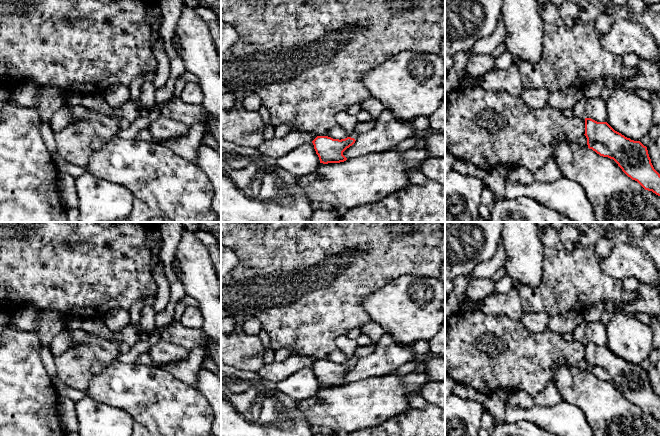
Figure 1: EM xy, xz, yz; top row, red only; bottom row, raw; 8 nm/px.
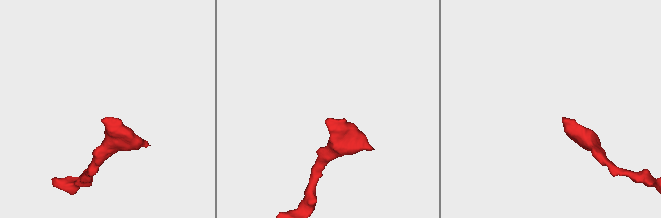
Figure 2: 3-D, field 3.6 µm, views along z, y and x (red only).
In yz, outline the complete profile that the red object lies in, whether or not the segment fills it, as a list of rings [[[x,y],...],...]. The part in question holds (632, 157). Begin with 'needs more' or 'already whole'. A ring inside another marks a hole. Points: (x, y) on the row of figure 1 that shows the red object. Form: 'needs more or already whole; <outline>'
already whole; [[[585,118],[587,145],[597,154],[613,159],[622,171],[645,190],[660,196],[660,174],[654,169],[647,147],[615,131],[607,122]]]

